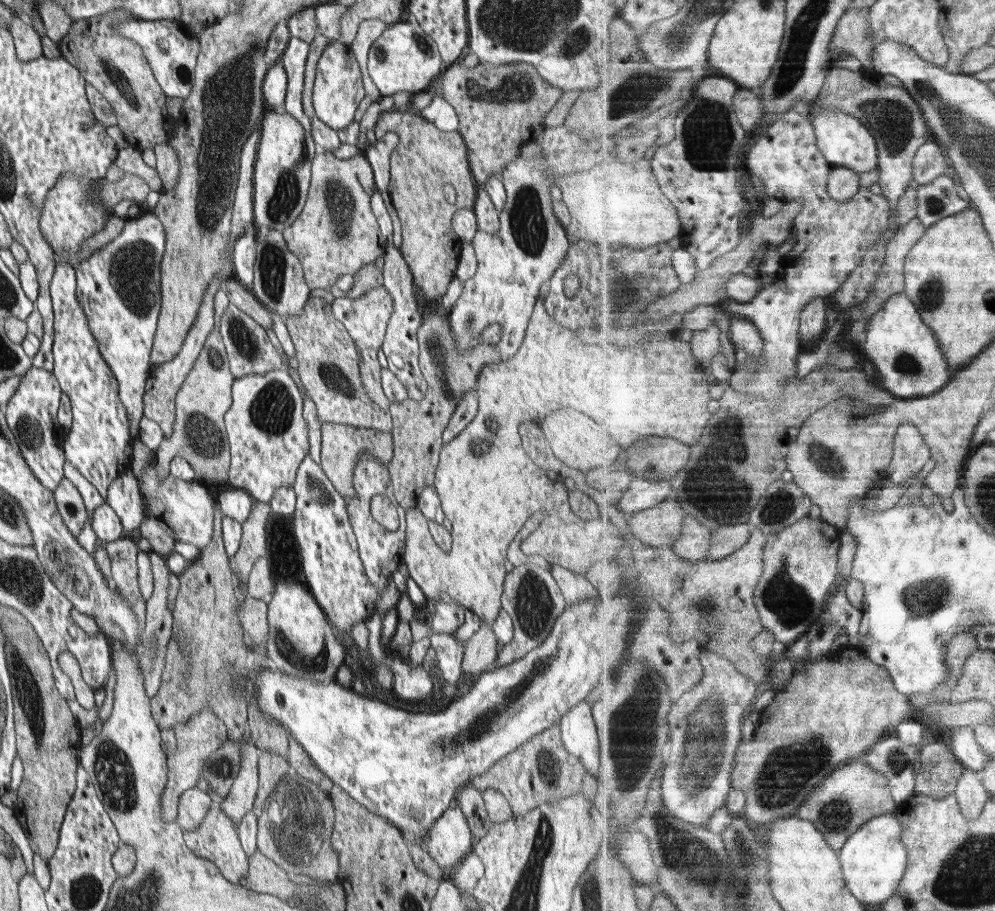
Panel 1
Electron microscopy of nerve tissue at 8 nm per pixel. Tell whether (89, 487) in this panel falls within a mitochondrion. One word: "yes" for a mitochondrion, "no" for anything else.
no

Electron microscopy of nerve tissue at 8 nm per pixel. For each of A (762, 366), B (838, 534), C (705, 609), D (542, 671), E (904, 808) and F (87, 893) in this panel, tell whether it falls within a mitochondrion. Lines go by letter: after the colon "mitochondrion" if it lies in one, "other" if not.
A: mitochondrion
B: other
C: mitochondrion
D: mitochondrion
E: other
F: mitochondrion

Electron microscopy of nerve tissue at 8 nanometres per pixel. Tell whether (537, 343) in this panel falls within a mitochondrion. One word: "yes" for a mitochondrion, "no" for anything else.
no

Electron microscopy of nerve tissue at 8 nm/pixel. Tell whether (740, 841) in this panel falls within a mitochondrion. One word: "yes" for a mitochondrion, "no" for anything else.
yes

